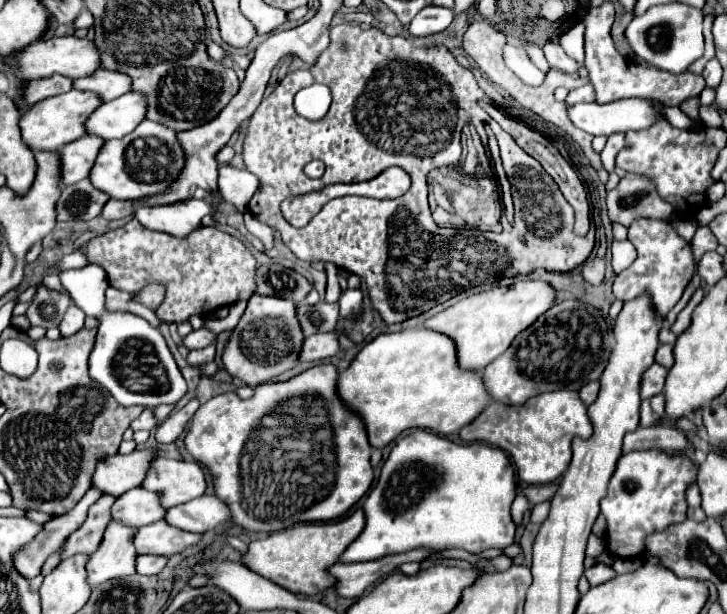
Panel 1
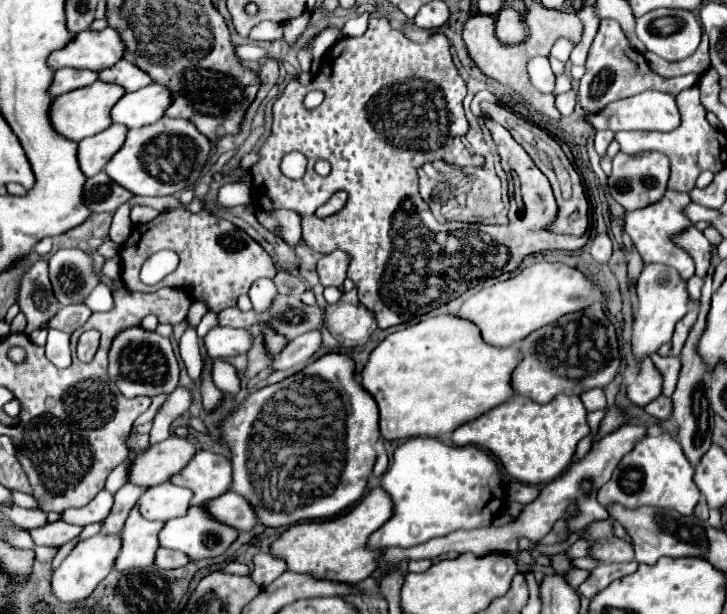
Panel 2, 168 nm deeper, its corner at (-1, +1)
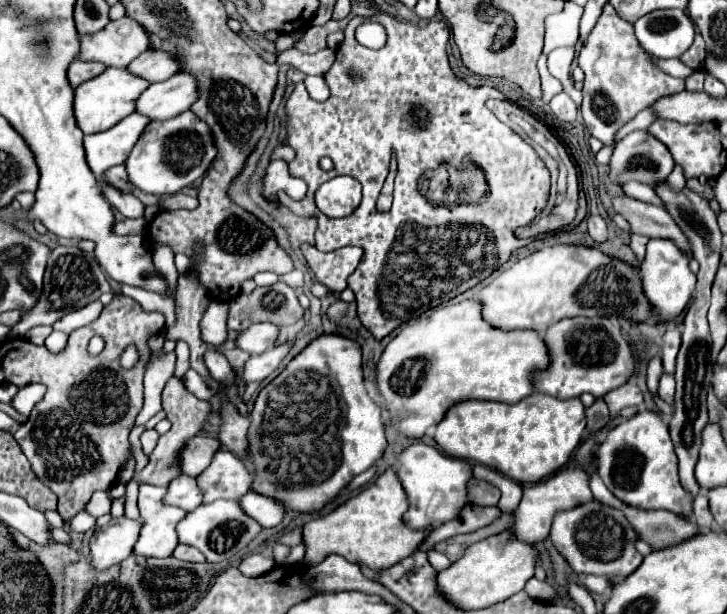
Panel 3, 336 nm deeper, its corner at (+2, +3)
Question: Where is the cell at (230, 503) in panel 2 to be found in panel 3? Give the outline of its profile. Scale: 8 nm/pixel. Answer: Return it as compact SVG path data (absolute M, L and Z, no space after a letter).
M249 492L247 496L243 496L241 508L245 508L245 514L253 516L253 520L257 520L263 528L277 526L287 512L287 506L281 500L257 492Z

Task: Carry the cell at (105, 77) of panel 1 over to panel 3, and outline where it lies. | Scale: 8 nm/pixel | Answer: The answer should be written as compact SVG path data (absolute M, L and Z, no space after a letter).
M149 50L137 56L133 64L129 64L129 72L149 80L149 82L163 82L177 72L181 72L181 62L163 50Z

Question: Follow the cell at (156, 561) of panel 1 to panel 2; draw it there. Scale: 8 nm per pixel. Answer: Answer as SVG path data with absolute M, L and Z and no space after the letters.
M158 548L156 550L156 560L154 564L158 568L164 568L164 570L170 570L170 568L180 568L184 564L188 564L188 556L186 554L180 554L176 550L164 550L164 548Z

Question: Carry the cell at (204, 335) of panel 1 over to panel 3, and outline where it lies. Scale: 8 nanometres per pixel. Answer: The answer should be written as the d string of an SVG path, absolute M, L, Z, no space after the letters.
M263 322L263 324L253 324L251 328L247 328L245 332L239 334L237 338L237 346L249 354L261 354L267 352L275 346L275 340L279 336L279 326L271 324L271 322Z

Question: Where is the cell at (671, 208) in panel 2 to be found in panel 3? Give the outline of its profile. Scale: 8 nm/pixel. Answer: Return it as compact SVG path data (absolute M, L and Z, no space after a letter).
M677 164L675 168L673 168L673 172L669 174L669 184L673 186L673 188L685 188L685 182L687 182L687 178L683 176L683 168Z

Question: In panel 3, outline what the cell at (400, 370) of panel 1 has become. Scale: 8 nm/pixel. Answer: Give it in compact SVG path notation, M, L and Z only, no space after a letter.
M463 300L459 304L435 310L429 318L419 318L415 324L405 326L389 342L389 346L385 348L385 352L383 352L383 356L381 356L381 360L377 364L377 386L379 386L379 392L383 394L383 398L385 398L387 406L389 406L389 412L393 416L393 422L397 424L399 432L407 434L407 436L413 436L413 438L421 438L427 430L431 430L433 426L437 426L441 422L441 418L445 416L447 408L453 406L455 402L461 402L461 400L495 400L495 402L515 404L515 402L523 400L525 396L529 396L533 392L533 376L535 376L533 372L547 370L549 362L551 362L551 356L549 356L549 350L547 350L547 346L543 342L543 336L539 332L535 332L535 330L501 330L501 328L495 328L487 320L483 320L483 316L481 316L481 302L477 302L477 300Z

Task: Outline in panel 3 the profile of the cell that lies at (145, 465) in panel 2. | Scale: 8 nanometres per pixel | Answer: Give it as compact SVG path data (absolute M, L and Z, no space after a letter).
M195 436L181 452L181 470L187 476L199 476L213 460L215 452L221 448L221 440L213 436Z

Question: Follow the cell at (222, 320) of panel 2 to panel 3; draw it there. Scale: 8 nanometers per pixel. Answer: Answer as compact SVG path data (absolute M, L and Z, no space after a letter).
M277 282L269 288L255 288L251 294L233 298L229 302L229 330L243 332L257 322L289 326L301 320L303 314L295 290L285 282Z

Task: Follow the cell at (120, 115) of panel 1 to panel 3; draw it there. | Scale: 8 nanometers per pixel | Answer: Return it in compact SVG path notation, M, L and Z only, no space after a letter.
M179 72L165 82L151 84L137 100L137 112L151 120L173 118L191 108L199 98L199 86L193 74Z

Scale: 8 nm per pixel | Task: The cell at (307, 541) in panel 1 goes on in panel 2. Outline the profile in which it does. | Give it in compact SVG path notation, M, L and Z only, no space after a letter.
M380 488L368 492L350 512L324 522L298 522L284 530L272 544L270 554L286 562L290 572L310 574L320 580L354 584L376 570L378 550L366 550L368 536L392 514L392 502Z

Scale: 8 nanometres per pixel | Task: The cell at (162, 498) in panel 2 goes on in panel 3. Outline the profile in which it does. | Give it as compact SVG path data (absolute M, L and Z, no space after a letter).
M183 474L183 476L175 478L169 484L165 502L173 504L173 506L179 506L179 508L185 508L187 512L191 512L203 502L203 490L197 486L195 478Z

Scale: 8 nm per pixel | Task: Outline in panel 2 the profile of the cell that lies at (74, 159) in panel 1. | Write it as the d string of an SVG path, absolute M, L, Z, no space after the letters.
M112 124L104 132L98 132L90 138L84 138L78 144L80 170L86 176L98 174L104 168L104 164L108 162L108 158L112 158L112 154L116 154L116 150L120 150L120 146L124 144L124 134L126 132L128 132L126 126Z

